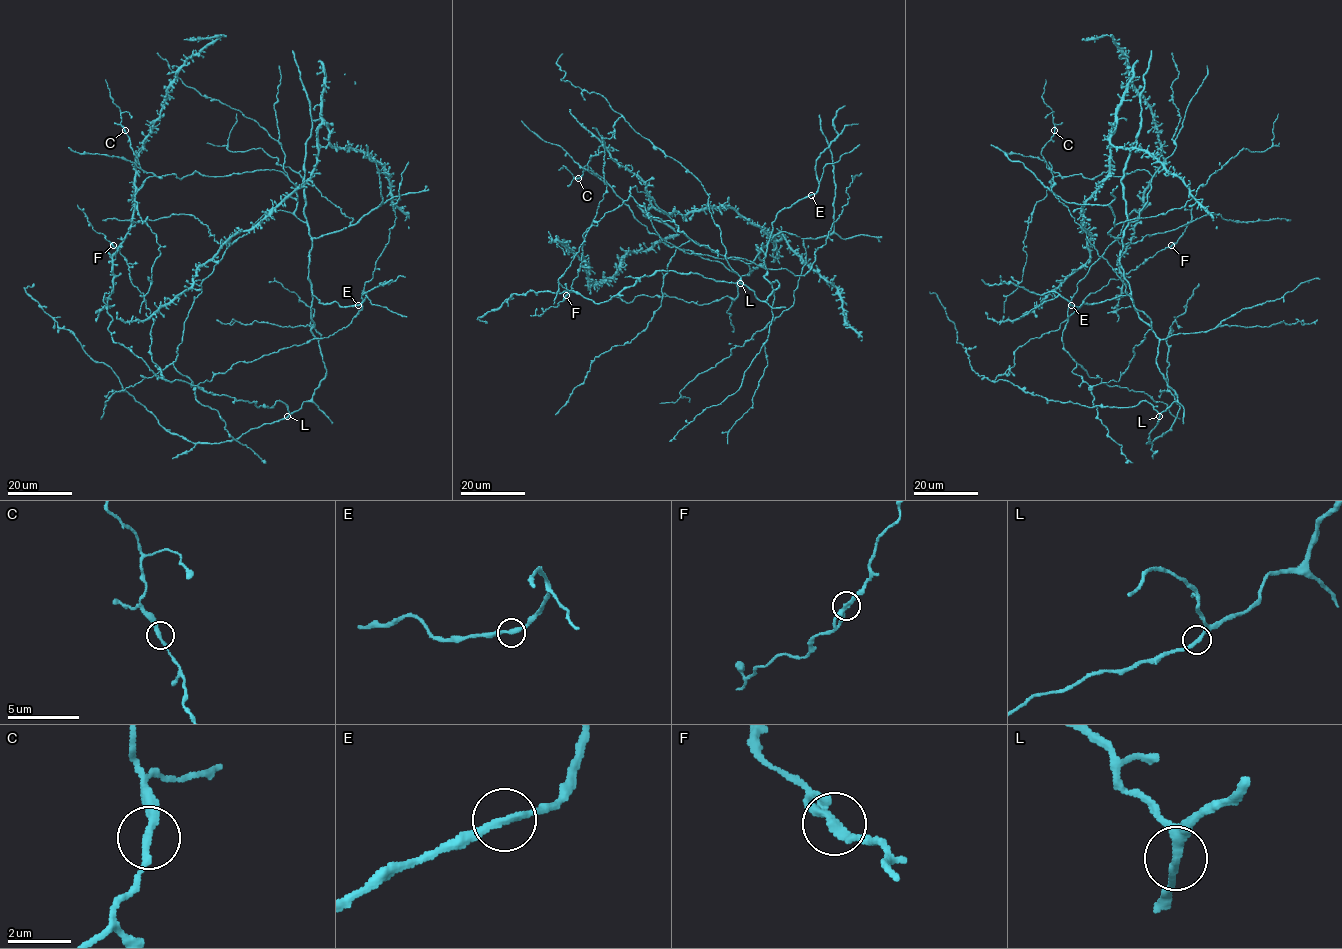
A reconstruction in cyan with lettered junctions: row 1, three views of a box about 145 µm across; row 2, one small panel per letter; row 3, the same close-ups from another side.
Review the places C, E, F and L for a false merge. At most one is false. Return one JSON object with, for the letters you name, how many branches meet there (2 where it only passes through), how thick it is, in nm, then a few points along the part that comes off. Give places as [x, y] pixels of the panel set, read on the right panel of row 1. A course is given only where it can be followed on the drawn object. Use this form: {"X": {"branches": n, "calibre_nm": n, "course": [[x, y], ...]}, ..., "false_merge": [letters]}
{"false_merge": []}

